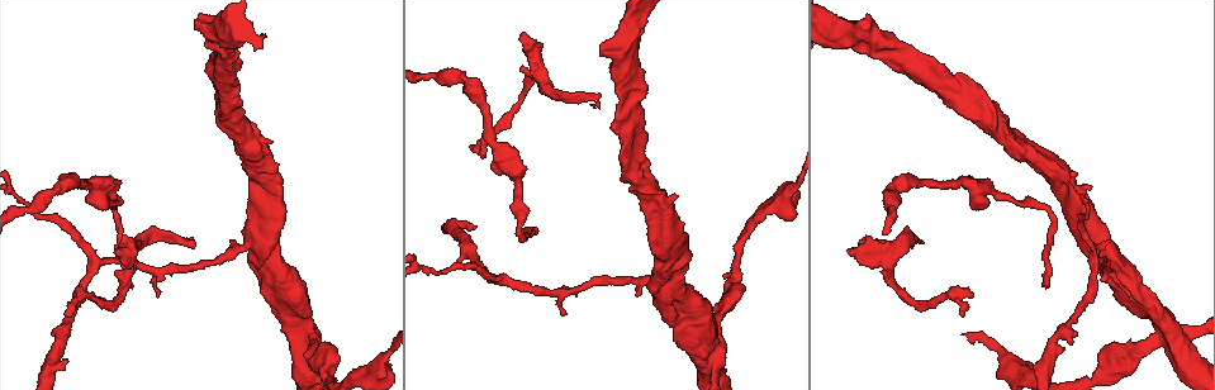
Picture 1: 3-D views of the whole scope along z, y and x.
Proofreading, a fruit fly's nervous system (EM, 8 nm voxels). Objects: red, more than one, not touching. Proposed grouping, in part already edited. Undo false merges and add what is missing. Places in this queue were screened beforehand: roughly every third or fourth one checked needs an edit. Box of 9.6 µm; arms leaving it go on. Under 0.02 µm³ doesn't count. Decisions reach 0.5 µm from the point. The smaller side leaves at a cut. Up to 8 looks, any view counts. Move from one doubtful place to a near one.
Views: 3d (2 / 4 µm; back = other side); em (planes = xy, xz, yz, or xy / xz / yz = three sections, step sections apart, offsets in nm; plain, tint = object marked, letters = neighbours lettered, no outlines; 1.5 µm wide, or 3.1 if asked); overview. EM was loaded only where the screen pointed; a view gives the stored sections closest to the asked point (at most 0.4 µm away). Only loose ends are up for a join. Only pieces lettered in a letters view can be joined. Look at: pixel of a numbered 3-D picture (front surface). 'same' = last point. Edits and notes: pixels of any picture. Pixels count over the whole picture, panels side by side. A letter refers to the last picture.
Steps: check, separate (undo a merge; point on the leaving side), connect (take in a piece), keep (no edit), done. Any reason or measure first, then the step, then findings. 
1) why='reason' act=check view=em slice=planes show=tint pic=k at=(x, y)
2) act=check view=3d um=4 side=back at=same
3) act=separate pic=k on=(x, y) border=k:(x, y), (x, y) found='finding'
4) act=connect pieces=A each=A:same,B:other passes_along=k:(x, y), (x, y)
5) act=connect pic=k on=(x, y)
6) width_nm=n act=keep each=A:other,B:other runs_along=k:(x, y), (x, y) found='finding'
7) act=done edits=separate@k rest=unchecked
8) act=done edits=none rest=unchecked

why='thin end' act=check view=em slice=xz step=4 show=plain pic=1 at=(921, 240)

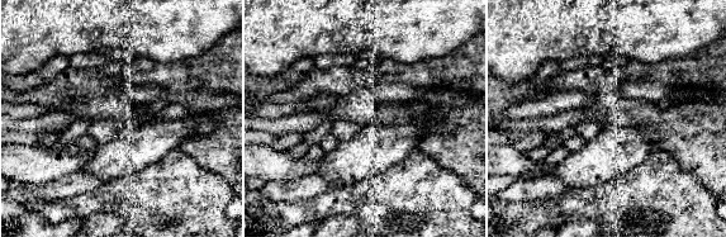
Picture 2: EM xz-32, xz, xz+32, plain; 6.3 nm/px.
why='see the neighbours' act=check view=em slice=xz step=4 show=letters at=same

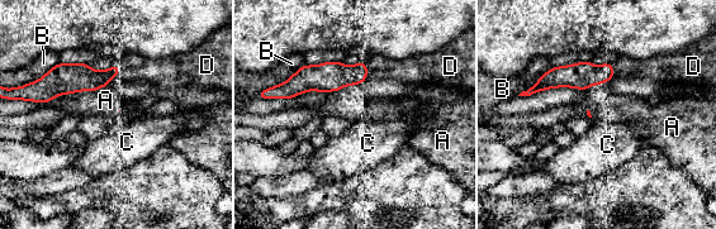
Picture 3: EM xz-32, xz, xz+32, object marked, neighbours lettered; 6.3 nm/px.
longest_contact=B:300nm act=connect pieces=A each=A:same,B:other,C:other,D:other found='it goes on there'

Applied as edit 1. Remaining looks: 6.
why='see it whole again' act=check view=overview

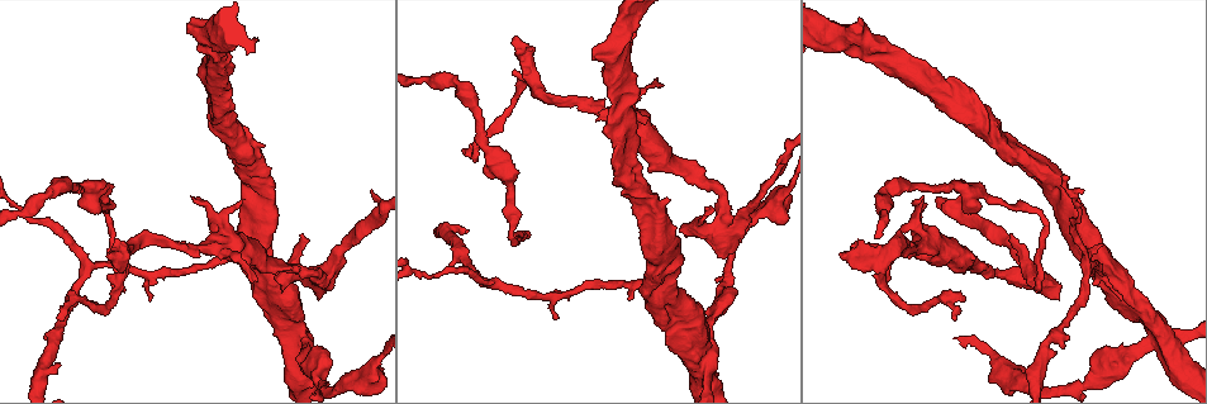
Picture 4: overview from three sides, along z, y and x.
why='thick end' act=check view=em slice=xy step=4 show=tint pic=4 at=(723, 257)

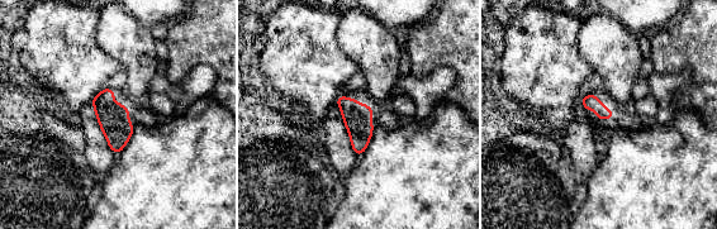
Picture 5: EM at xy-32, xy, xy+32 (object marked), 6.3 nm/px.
why='another direction' act=check view=em slice=planes show=letters at=same

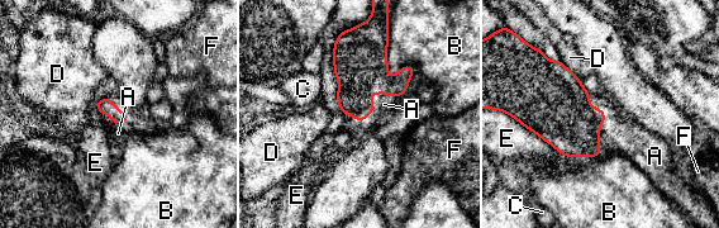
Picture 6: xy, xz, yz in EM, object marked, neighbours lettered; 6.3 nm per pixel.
act=connect pieces=A each=A:same,B:other,C:other,D:other,E:other,F:other passes_along=6:(361, 67), (372, 103), (384, 104) found='it goes on there'

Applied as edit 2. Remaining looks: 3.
why='thin neck' act=check view=em slice=planes show=letters pic=4 at=(884, 193)

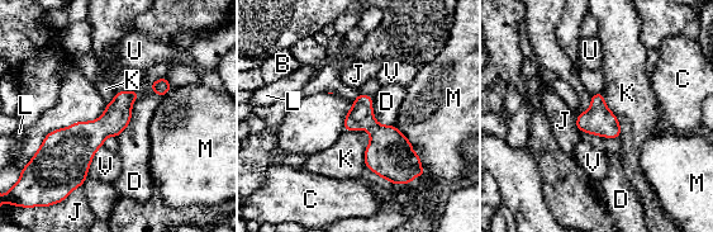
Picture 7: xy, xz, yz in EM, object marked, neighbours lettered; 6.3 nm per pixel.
act=keep each=B:other,C:other,D:other,J:other,K:other,L:other,M:other,U:other,V:other border=7:(343, 129), (369, 133), (365, 165) found='continuous, no second neuron'

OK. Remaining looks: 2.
act=done edits=connect@3,connect@6 rest=unchecked

